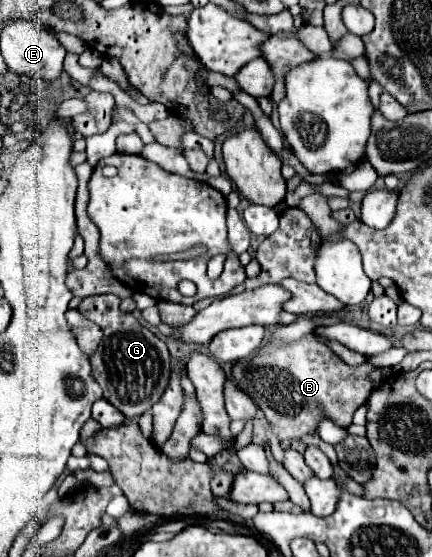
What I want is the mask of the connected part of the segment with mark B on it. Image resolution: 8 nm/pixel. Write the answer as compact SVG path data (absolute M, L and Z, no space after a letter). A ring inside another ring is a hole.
M310 333L300 341L284 343L260 353L250 365L234 367L232 375L238 387L256 399L280 441L292 441L306 433L314 433L324 417L346 429L352 423L354 411L372 393L368 381L372 369L374 367L368 363L362 363L360 367L346 365Z

